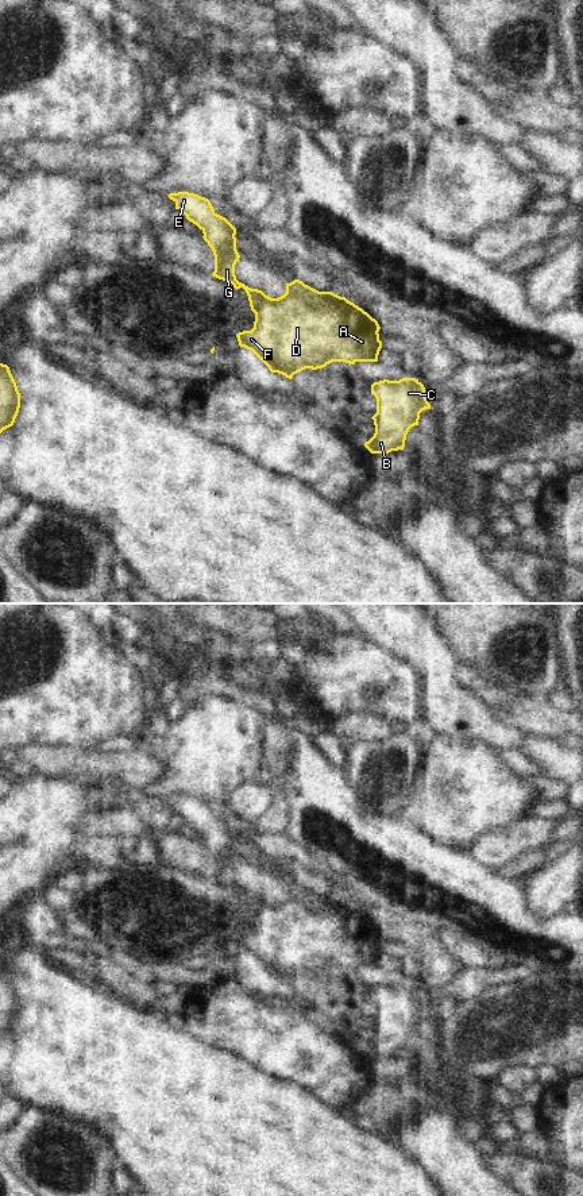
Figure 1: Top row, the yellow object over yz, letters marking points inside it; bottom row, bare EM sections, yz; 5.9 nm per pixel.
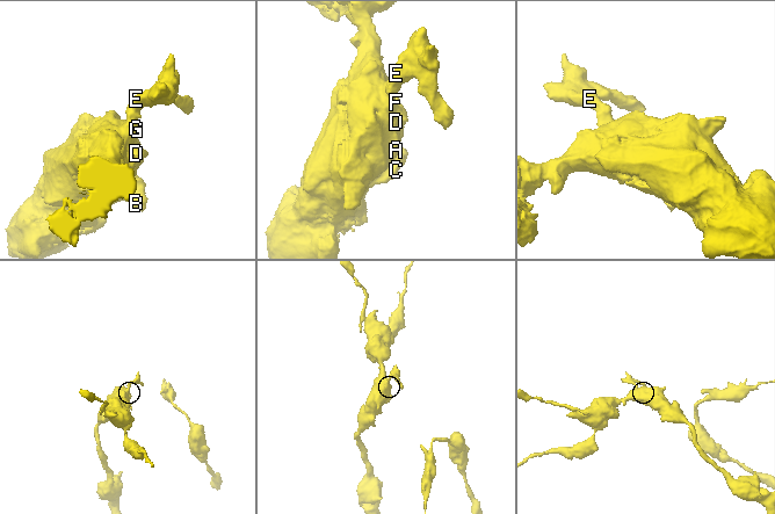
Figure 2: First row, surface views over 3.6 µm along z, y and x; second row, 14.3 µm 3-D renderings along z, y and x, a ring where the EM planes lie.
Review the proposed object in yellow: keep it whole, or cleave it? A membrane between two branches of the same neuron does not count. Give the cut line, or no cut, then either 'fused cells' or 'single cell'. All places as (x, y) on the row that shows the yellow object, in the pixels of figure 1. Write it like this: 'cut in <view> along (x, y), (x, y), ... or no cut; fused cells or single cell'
no cut; single cell

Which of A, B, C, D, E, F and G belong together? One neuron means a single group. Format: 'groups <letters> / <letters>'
groups A B C D E F G

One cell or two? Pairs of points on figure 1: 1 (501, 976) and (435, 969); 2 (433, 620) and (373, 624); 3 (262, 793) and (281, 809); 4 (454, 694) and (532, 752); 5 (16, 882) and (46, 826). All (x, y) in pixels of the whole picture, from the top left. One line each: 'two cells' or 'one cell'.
1: two cells
2: two cells
3: two cells
4: two cells
5: one cell

